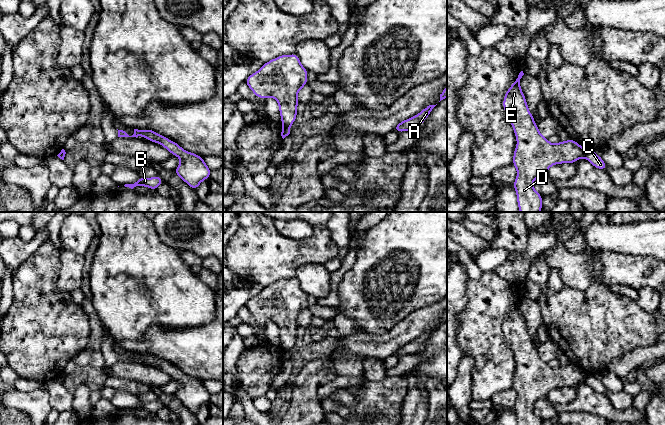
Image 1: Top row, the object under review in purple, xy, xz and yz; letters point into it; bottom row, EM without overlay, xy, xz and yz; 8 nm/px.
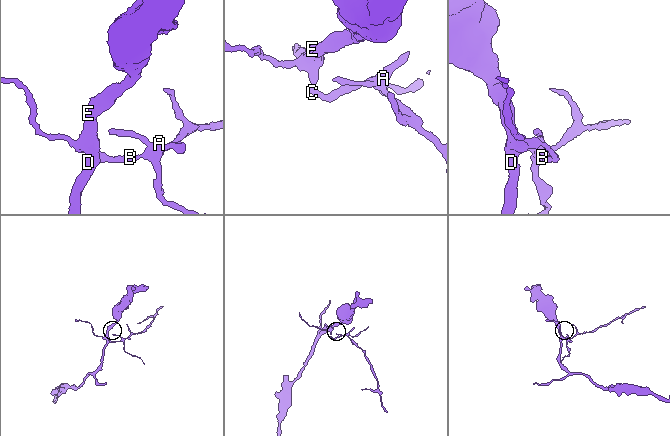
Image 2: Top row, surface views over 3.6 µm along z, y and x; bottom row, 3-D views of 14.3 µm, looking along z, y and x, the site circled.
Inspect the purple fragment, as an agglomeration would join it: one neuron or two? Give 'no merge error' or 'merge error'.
merge error

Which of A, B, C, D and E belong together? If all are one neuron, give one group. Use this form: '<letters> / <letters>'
A B C / D E

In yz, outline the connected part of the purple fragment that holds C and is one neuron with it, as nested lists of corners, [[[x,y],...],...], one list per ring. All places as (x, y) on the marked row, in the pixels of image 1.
[[[593,150],[586,152],[585,158],[595,167],[601,170],[607,169],[607,165],[604,163],[603,159],[598,156]]]

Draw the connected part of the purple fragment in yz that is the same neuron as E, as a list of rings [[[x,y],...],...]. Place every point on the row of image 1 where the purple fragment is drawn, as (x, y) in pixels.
[[[521,71],[518,78],[505,93],[503,107],[517,139],[512,164],[517,168],[517,177],[513,187],[516,190],[519,210],[520,212],[540,212],[543,196],[535,191],[533,187],[534,180],[540,175],[545,175],[554,164],[576,163],[578,159],[585,157],[587,150],[573,139],[551,144],[548,139],[541,135],[538,126],[534,123],[534,116],[531,115],[521,90],[520,79],[523,75],[524,73]]]

